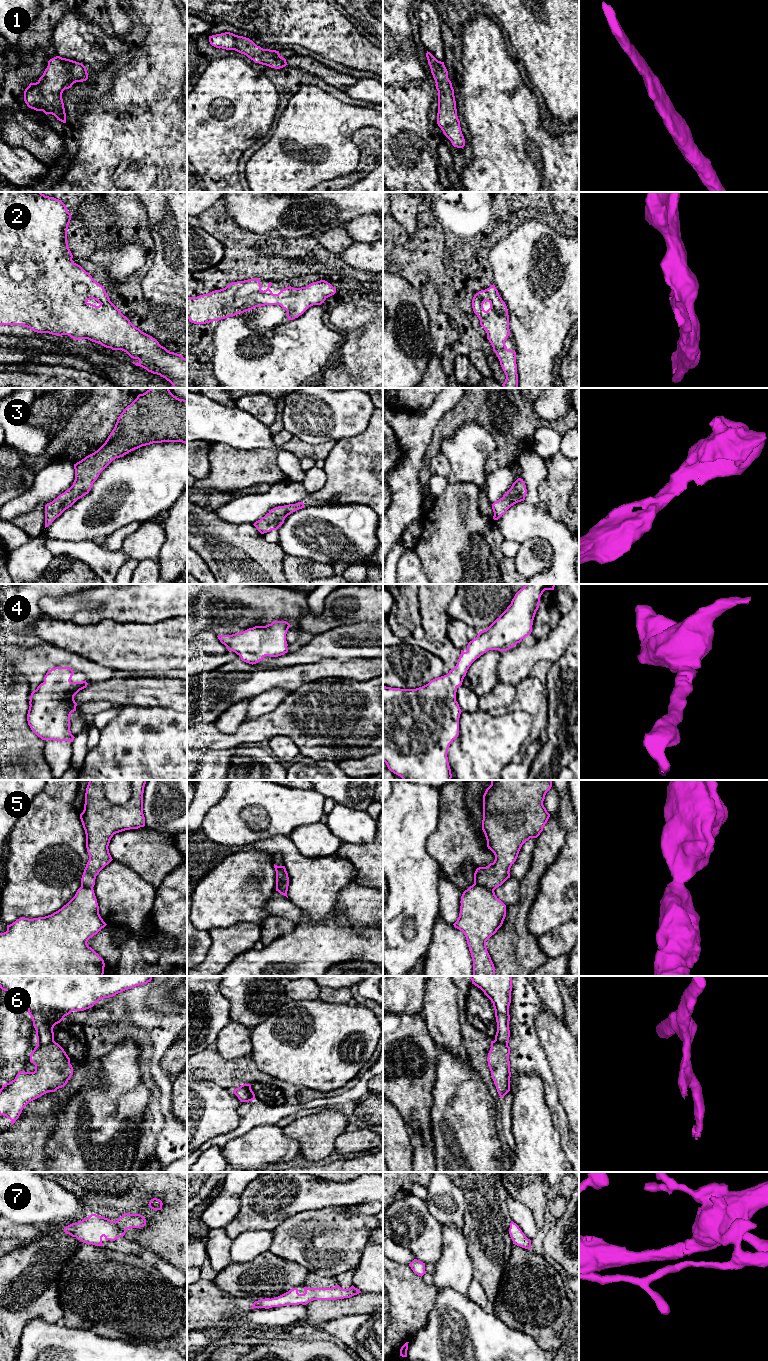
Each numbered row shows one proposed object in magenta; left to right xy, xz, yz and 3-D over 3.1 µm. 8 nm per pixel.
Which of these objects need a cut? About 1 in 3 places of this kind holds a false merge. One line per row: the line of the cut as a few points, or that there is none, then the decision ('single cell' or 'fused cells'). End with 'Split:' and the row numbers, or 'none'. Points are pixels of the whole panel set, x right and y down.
1: cut none; single cell
2: cut none; single cell
3: cut none; single cell
4: cut none; single cell
5: cut yz (474, 882), (493, 890); fused cells
6: cut xy (53, 1040), (45, 1044), (37, 1044); fused cells
7: cut none; single cell
Split: 5, 6

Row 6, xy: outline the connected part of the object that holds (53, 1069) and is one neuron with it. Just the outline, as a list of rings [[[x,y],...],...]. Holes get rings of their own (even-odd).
[[[55,1041],[37,1044],[30,1062],[35,1065],[34,1072],[20,1071],[0,1089],[0,1115],[10,1119],[12,1125],[29,1102],[64,1087],[73,1075],[70,1058]]]

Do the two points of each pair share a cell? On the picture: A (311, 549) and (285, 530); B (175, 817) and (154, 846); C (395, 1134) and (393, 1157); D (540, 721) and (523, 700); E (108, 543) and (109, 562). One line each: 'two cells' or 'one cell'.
A: one cell
B: two cells
C: one cell
D: one cell
E: two cells

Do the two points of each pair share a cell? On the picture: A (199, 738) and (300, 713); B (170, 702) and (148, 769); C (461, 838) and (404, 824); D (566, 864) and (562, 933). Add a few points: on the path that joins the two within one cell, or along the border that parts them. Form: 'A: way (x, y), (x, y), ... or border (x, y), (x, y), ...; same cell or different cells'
A: way (224, 739), (236, 739), (249, 730), (275, 723); same cell
B: border (145, 706), (162, 706), (176, 711); different cells
C: border (439, 808), (437, 828), (427, 840), (429, 854); different cells
D: border (568, 920), (542, 935); different cells

